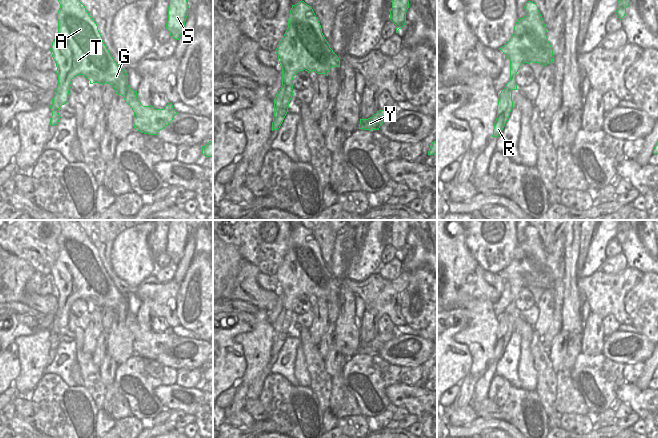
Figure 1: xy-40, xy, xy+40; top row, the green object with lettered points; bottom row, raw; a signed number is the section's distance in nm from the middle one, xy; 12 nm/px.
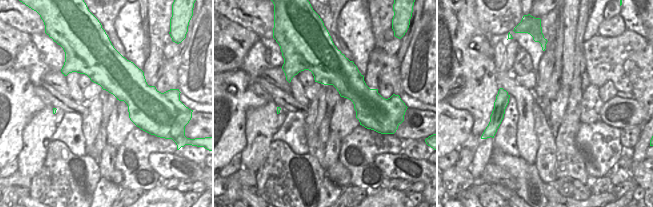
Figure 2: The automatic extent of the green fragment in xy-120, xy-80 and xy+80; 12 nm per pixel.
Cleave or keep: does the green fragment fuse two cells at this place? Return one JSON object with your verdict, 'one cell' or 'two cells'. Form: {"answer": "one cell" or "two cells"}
{"answer": "one cell"}

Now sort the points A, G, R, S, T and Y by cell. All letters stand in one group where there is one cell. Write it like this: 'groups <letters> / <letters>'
groups A G R S T Y

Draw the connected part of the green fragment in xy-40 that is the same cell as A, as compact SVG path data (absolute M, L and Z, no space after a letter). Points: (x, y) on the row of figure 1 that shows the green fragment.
M58 0L60 8L57 13L58 33L52 42L50 52L56 63L58 86L53 91L50 109L52 116L50 125L57 125L60 120L59 108L68 102L68 95L72 79L77 75L83 75L90 84L108 83L114 87L116 94L121 95L134 112L133 124L135 130L149 135L157 135L160 130L169 125L177 114L172 103L168 103L163 109L155 109L152 105L143 106L137 98L137 91L133 91L128 85L128 75L114 61L108 48L105 46L98 26L87 12L80 0Z

